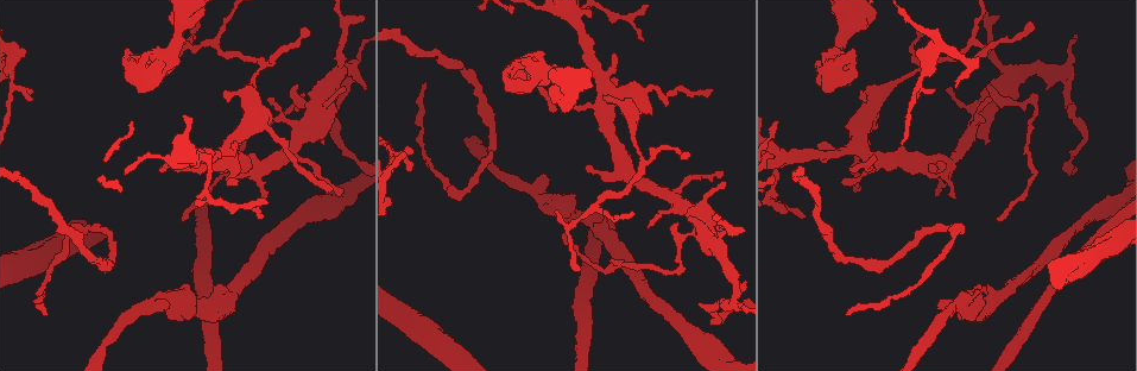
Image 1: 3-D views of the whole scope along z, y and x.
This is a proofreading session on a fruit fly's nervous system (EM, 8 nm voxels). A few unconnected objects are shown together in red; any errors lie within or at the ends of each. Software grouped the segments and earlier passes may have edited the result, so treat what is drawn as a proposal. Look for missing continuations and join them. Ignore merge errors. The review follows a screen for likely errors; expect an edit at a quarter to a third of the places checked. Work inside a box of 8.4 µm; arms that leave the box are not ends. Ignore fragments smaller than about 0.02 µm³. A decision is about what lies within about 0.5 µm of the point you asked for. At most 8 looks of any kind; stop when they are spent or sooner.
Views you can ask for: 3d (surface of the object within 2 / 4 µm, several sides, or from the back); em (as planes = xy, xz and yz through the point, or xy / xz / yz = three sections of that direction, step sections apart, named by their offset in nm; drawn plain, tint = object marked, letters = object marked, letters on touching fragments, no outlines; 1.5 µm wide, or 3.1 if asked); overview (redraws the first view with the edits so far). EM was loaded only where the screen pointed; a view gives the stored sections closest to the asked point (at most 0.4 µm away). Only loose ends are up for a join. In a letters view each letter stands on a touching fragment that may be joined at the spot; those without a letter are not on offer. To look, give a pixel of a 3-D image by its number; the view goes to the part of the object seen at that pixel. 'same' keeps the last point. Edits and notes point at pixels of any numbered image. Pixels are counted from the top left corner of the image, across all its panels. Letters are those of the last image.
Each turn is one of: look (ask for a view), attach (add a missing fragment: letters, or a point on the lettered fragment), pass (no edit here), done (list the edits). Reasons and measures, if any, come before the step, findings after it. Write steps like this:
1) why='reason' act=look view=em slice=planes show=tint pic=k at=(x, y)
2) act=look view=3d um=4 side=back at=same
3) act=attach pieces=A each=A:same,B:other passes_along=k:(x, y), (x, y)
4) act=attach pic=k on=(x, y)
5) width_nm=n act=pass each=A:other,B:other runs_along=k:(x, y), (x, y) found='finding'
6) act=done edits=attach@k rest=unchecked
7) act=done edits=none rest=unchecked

why='tapers out' act=look view=em slice=planes show=letters pic=1 at=(688, 159)

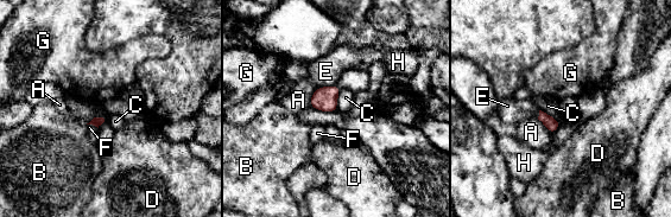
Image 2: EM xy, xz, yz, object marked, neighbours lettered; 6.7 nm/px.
act=pass each=A:other,B:other,C:other,D:other,E:other,F:other,G:other,H:other border=2:(539, 109), (554, 116), (559, 126) found='none of them fits'

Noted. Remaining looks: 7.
why='branch stops here' act=look view=em slice=xz step=4 show=letters pic=1 at=(612, 223)

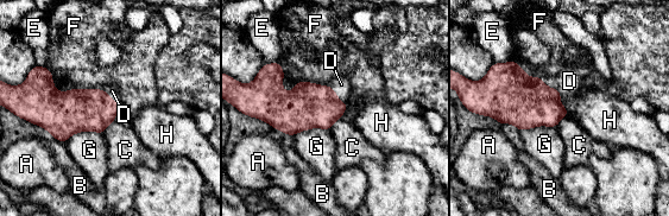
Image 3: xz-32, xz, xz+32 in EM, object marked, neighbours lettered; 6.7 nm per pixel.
longest_contact=G:280nm act=attach pieces=D each=A:other,B:other,C:other,D:same,E:other,F:other,G:other,H:other passes_along=3:(308, 106), (334, 90), (341, 84) found='the neuron continues'

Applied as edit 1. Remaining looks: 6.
why='see it whole again' act=look view=overview

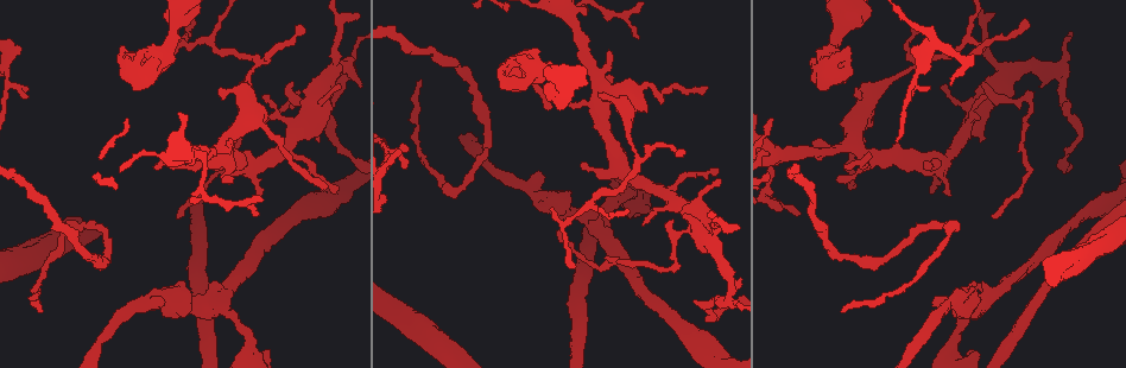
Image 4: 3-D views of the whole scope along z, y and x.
why='free end' act=look view=em slice=planes show=letters pic=4 at=(557, 231)

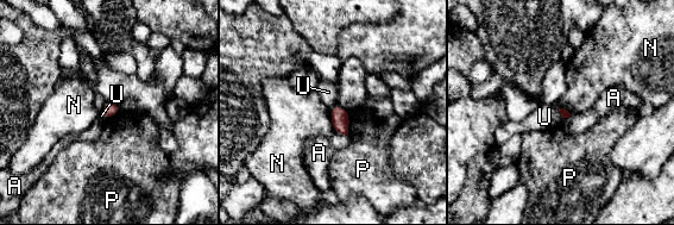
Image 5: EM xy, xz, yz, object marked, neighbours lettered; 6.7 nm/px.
act=pass each=A:other,N:other,P:other,U:other border=5:(336, 104), (331, 110) found='none of them fits'

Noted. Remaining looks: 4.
act=done edits=attach@3 rest=unchecked

